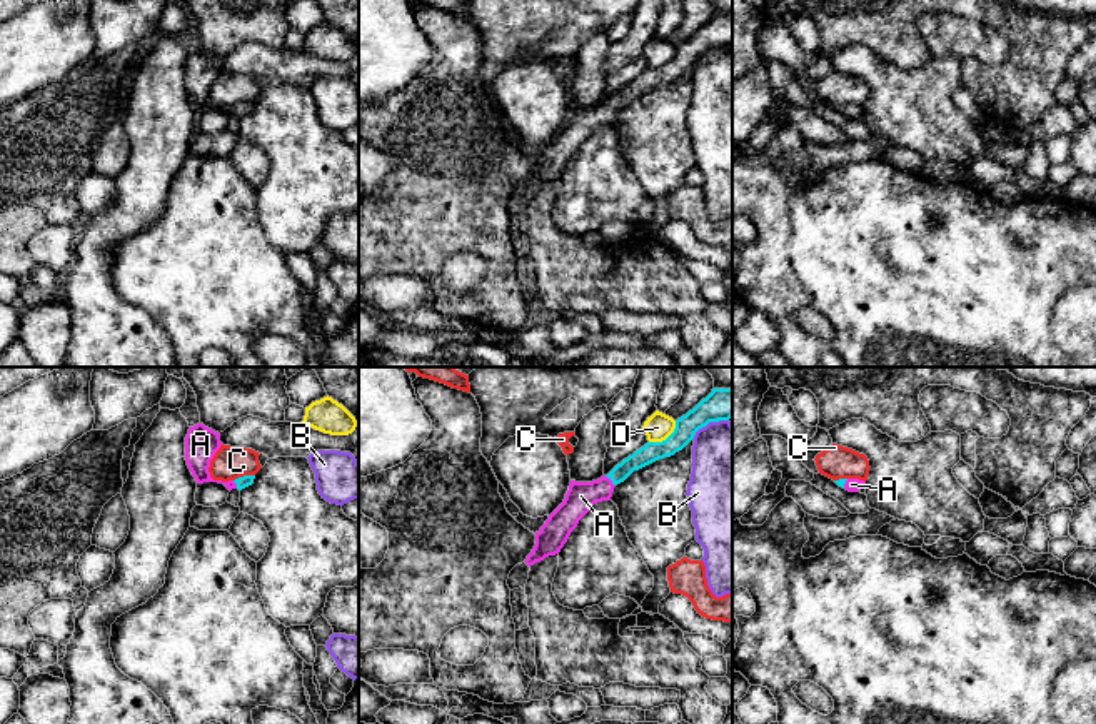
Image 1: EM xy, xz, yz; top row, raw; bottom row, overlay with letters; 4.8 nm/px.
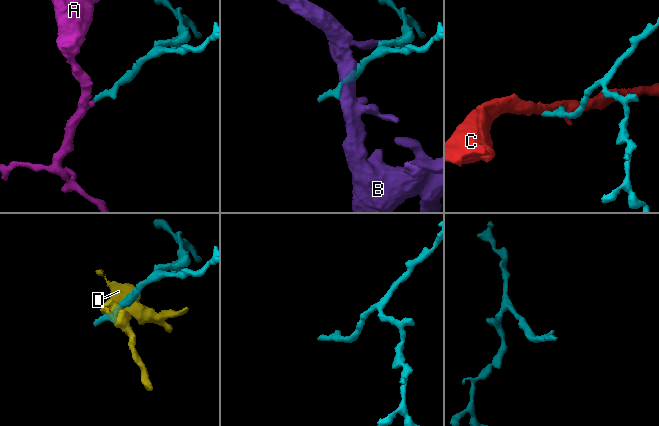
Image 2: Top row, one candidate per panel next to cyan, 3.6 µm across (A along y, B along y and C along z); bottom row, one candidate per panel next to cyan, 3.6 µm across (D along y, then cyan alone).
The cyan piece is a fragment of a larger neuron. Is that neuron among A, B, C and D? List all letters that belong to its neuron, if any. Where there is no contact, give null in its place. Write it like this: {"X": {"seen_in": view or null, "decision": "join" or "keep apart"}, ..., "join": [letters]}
{"A": {"seen_in": "xz", "decision": "join"}, "B": {"seen_in": "xz", "decision": "keep apart"}, "C": {"seen_in": "xy", "decision": "keep apart"}, "D": {"seen_in": "xz", "decision": "keep apart"}, "join": ["A"]}

